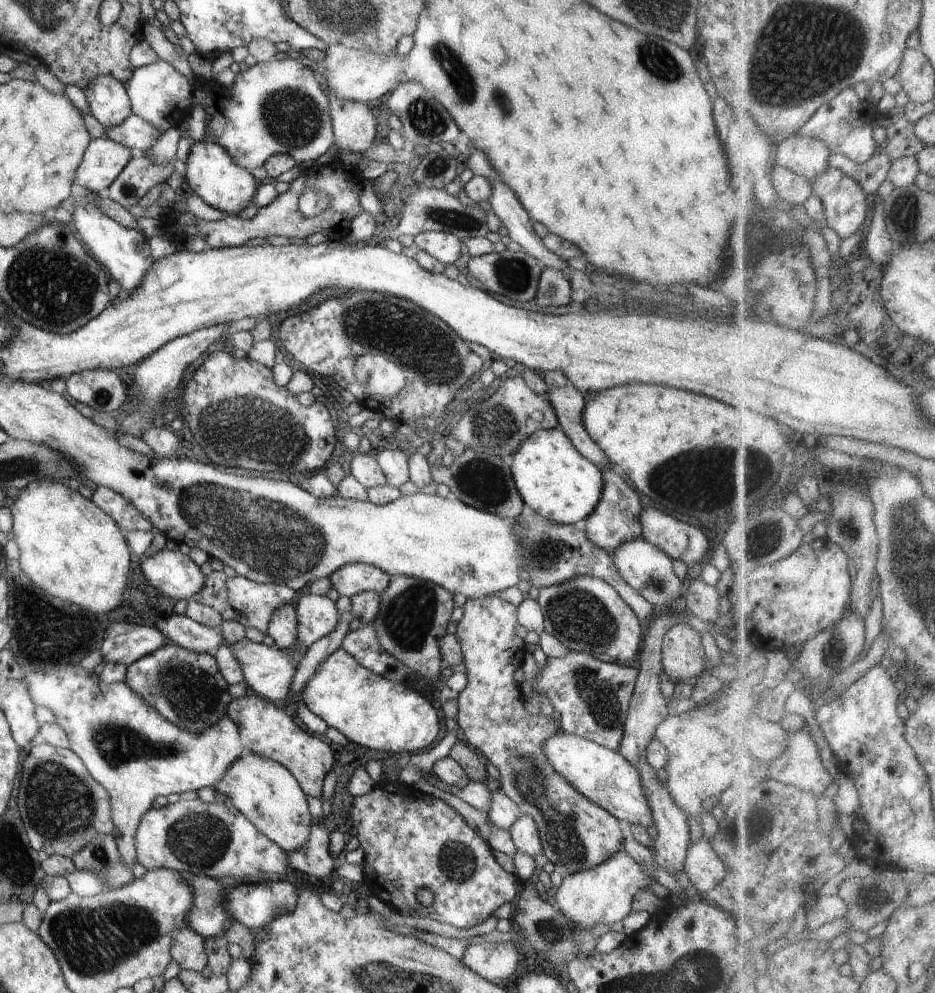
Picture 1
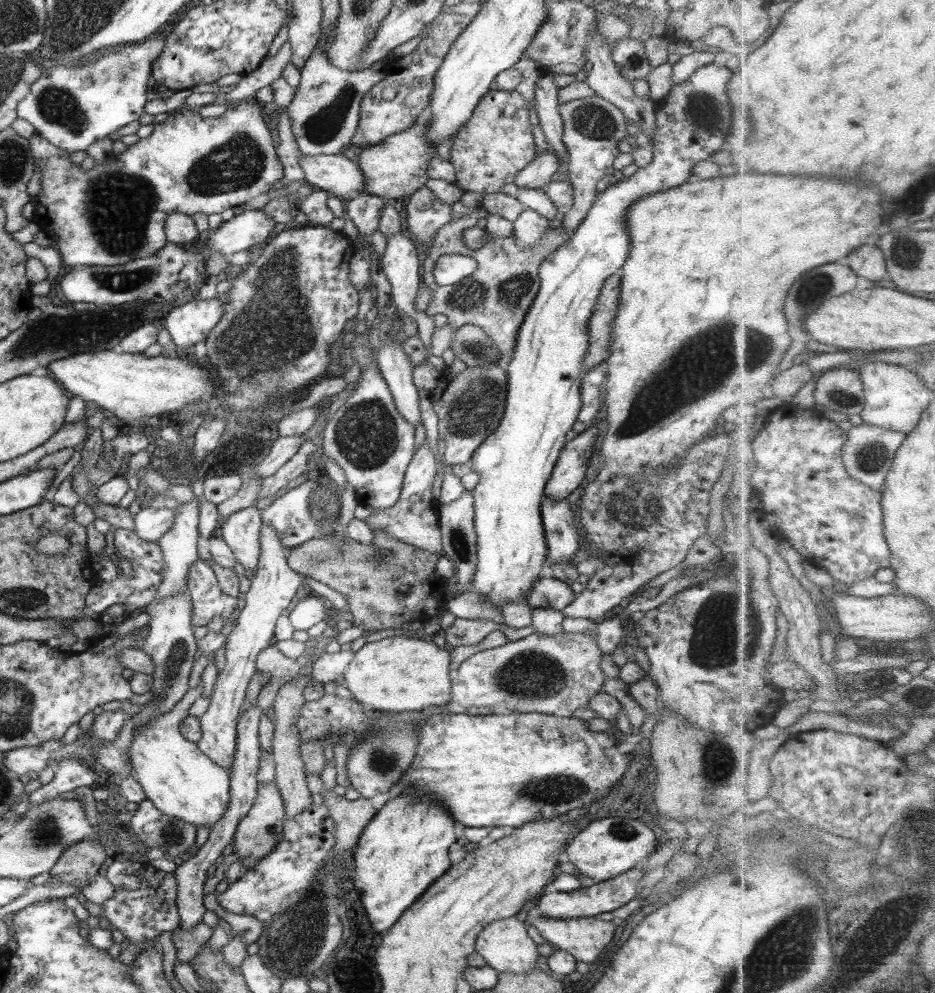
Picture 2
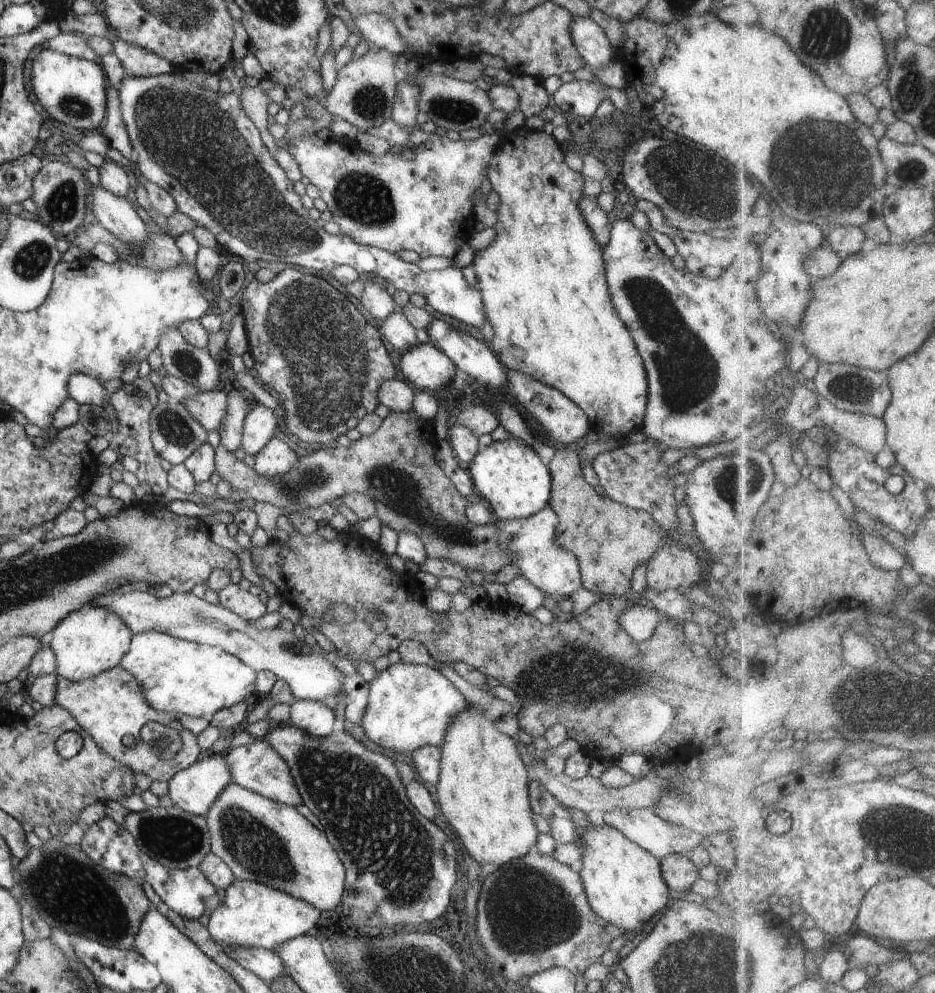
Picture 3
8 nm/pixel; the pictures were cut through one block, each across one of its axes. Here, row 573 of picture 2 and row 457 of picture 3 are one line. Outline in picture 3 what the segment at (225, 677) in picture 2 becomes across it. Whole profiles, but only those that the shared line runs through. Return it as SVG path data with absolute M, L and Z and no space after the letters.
M275 436L262 451L254 456L253 470L261 476L274 477L291 470L298 456L288 444Z

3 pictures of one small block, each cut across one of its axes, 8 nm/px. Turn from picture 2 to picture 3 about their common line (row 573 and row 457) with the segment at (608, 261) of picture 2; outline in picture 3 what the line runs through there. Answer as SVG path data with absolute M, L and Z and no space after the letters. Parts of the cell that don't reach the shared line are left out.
M508 438L480 448L467 468L475 492L492 511L494 519L527 518L550 503L551 473L537 452L522 440Z

